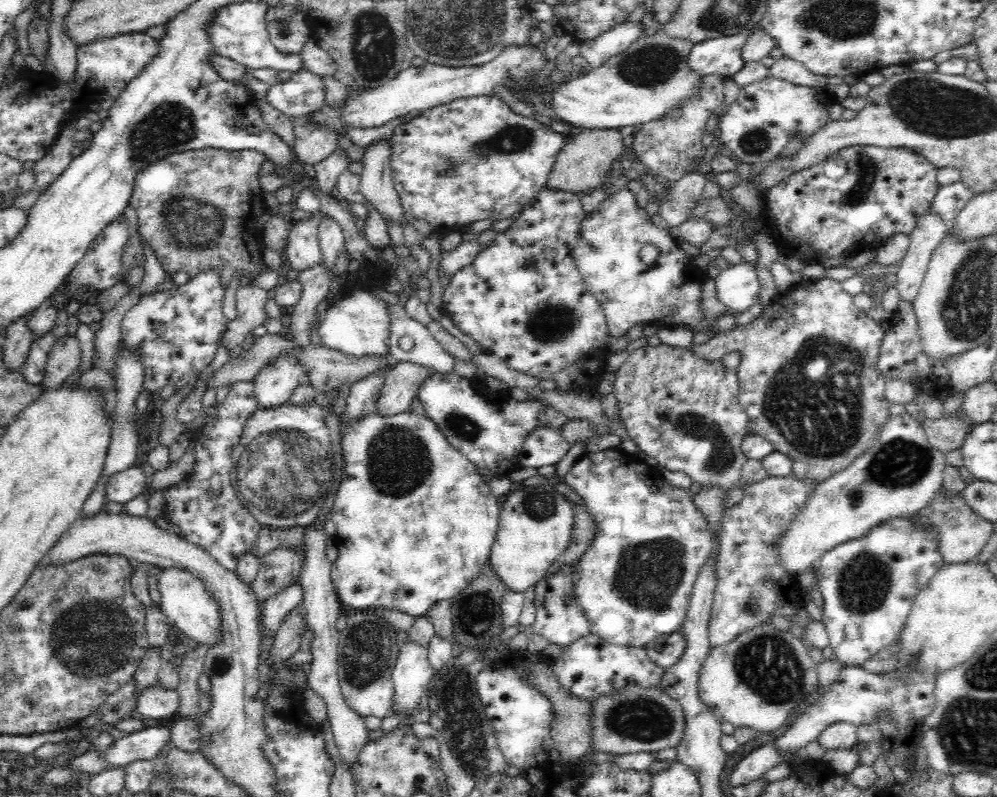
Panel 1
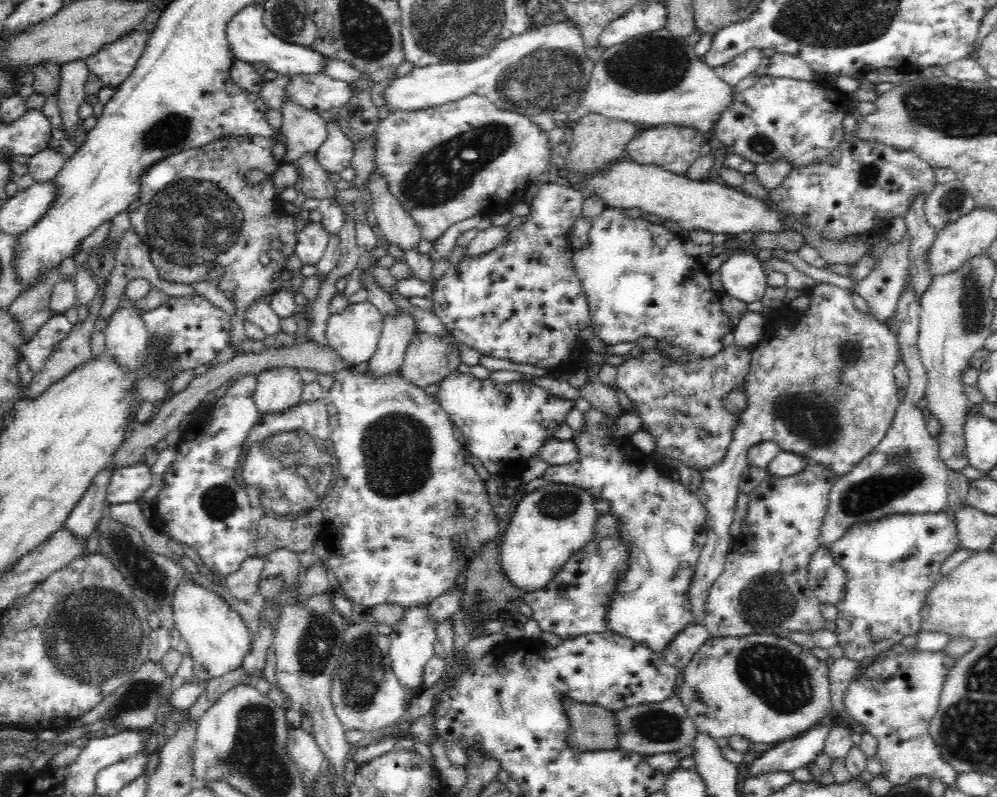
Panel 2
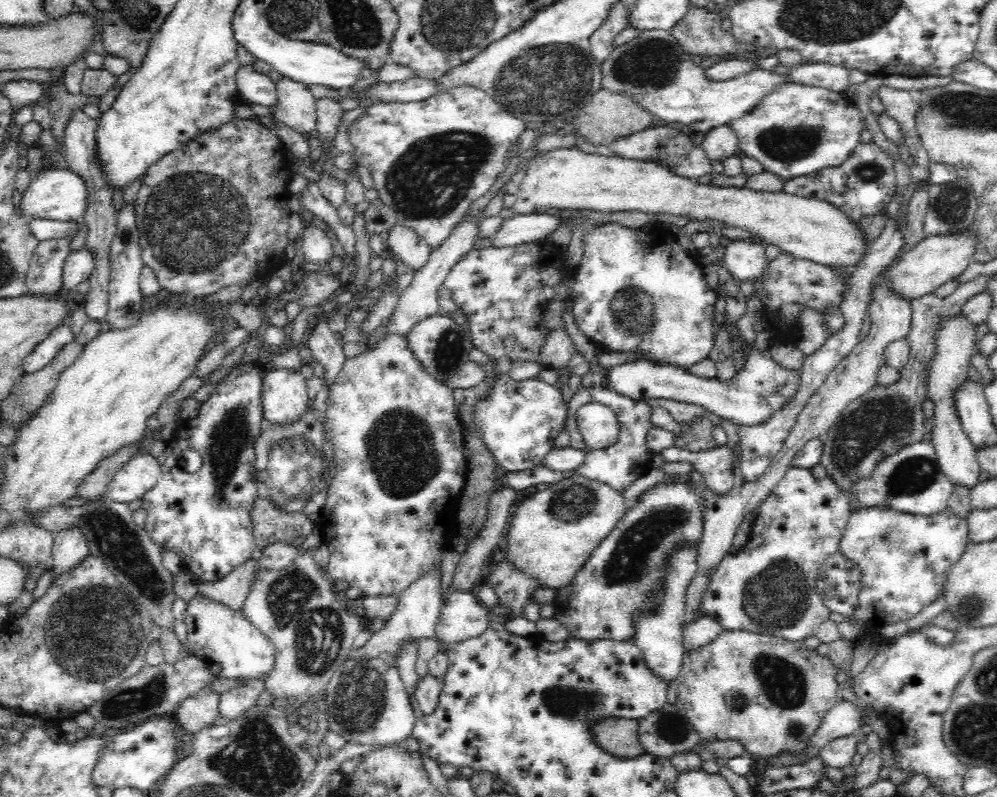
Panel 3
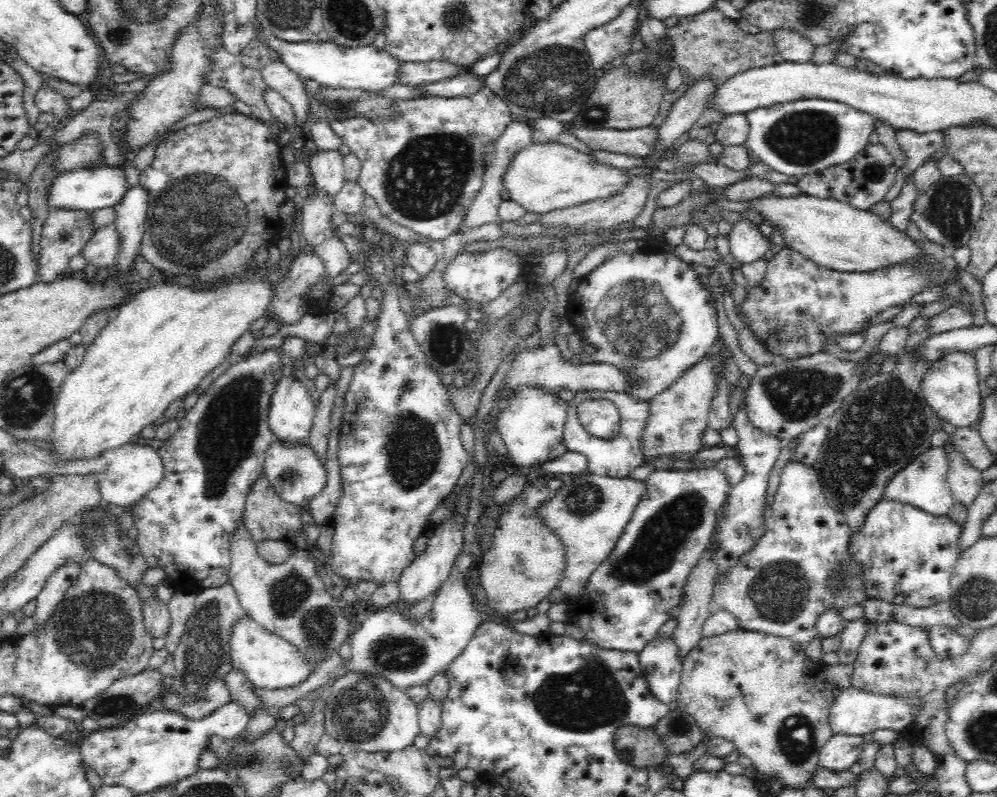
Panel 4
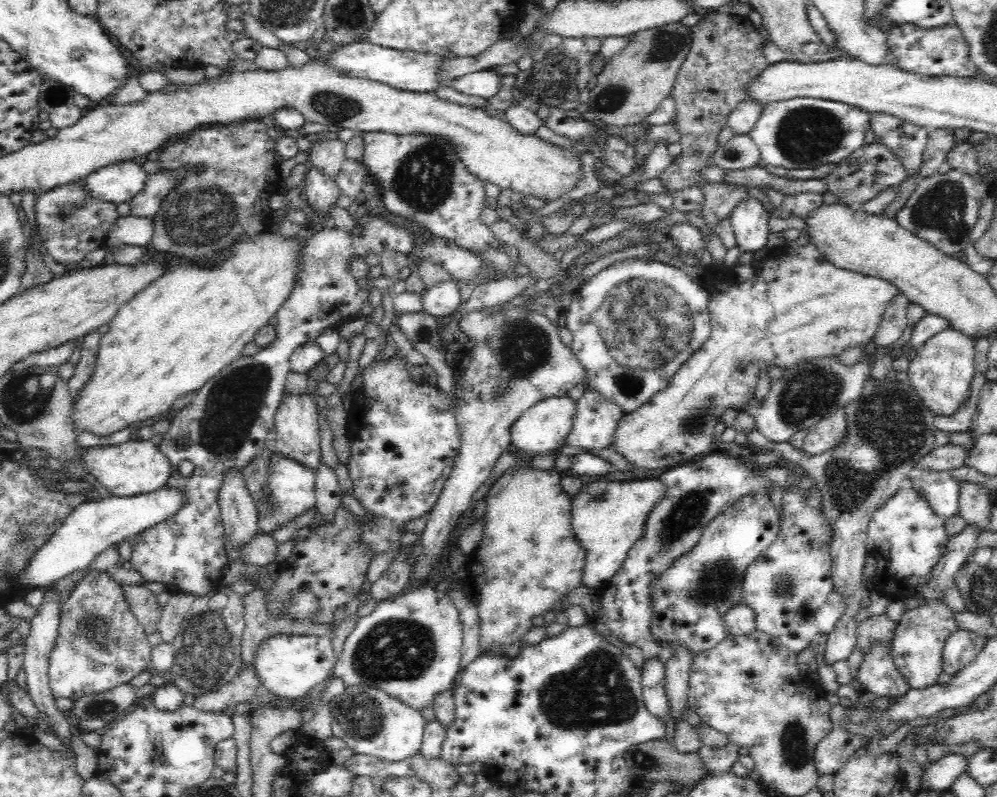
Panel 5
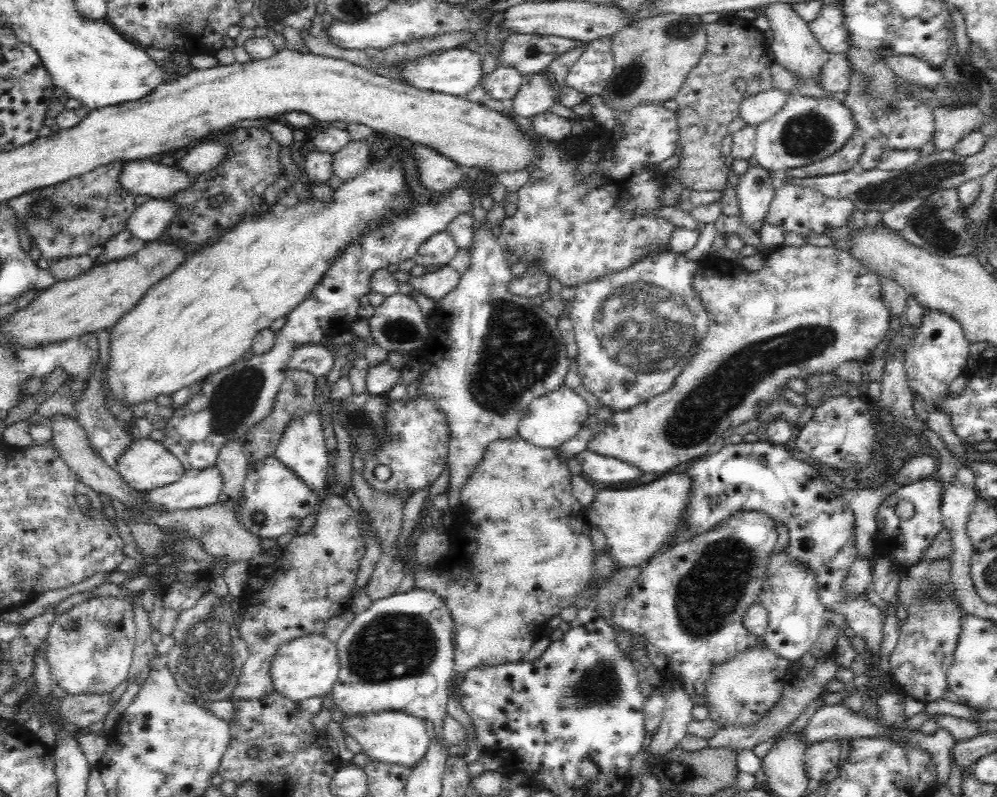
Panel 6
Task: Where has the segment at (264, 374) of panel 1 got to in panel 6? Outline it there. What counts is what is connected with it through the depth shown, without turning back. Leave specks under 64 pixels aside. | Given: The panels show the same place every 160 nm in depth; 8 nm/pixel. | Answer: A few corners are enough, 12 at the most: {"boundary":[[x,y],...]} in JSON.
{"boundary":[[318,412],[285,428],[275,457],[311,490],[330,463]]}

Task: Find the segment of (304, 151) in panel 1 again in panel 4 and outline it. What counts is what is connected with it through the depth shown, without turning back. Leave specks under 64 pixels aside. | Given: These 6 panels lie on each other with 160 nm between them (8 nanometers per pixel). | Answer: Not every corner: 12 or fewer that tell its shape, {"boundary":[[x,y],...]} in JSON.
{"boundary":[[280,59],[261,70],[264,83],[294,111],[296,126],[307,122],[306,87]]}

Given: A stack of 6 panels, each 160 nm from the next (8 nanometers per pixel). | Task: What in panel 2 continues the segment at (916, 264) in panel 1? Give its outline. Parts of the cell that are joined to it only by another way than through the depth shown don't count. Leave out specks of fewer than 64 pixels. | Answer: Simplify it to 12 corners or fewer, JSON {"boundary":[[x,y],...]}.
{"boundary":[[920,296],[894,310],[909,374],[884,438],[828,492],[818,547],[854,523],[946,510],[949,468],[918,400]]}

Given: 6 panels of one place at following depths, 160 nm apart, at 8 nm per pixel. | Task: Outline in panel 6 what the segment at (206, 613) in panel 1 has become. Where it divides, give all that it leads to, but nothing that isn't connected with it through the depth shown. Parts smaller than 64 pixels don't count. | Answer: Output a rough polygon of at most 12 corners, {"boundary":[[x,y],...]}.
{"boundary":[[323,635],[280,646],[274,691],[294,702],[330,693],[336,646]]}

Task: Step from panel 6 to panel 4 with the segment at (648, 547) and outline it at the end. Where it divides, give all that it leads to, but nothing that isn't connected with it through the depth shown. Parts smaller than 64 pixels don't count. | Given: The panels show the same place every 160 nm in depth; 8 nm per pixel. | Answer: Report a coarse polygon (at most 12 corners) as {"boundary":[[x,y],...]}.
{"boundary":[[560,476],[538,519],[564,545],[565,602],[609,556],[646,490]]}

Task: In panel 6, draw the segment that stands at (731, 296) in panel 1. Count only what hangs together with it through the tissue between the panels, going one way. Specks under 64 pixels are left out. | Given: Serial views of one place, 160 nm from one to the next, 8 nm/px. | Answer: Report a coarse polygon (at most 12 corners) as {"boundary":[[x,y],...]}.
{"boundary":[[756,166],[735,189],[740,221],[756,234],[772,204],[774,173]]}

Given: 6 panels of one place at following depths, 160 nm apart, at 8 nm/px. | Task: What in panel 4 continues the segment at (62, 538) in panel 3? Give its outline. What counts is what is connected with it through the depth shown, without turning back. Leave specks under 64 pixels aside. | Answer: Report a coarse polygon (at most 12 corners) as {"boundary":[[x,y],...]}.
{"boundary":[[66,560],[37,594],[36,629],[62,602],[81,569]]}

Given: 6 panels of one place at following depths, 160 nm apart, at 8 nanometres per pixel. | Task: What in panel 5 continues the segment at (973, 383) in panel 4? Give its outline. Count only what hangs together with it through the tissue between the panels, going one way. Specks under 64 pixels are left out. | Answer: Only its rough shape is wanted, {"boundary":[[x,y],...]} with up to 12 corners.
{"boundary":[[952,326],[906,377],[935,416],[953,416],[975,375],[975,344]]}

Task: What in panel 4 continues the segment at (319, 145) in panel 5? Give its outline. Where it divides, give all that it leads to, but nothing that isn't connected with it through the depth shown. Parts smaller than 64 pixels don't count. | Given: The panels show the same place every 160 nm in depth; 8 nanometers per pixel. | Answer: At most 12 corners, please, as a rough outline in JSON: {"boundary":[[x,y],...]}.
{"boundary":[[318,152],[310,160],[316,188],[336,196],[345,184],[344,157]]}

